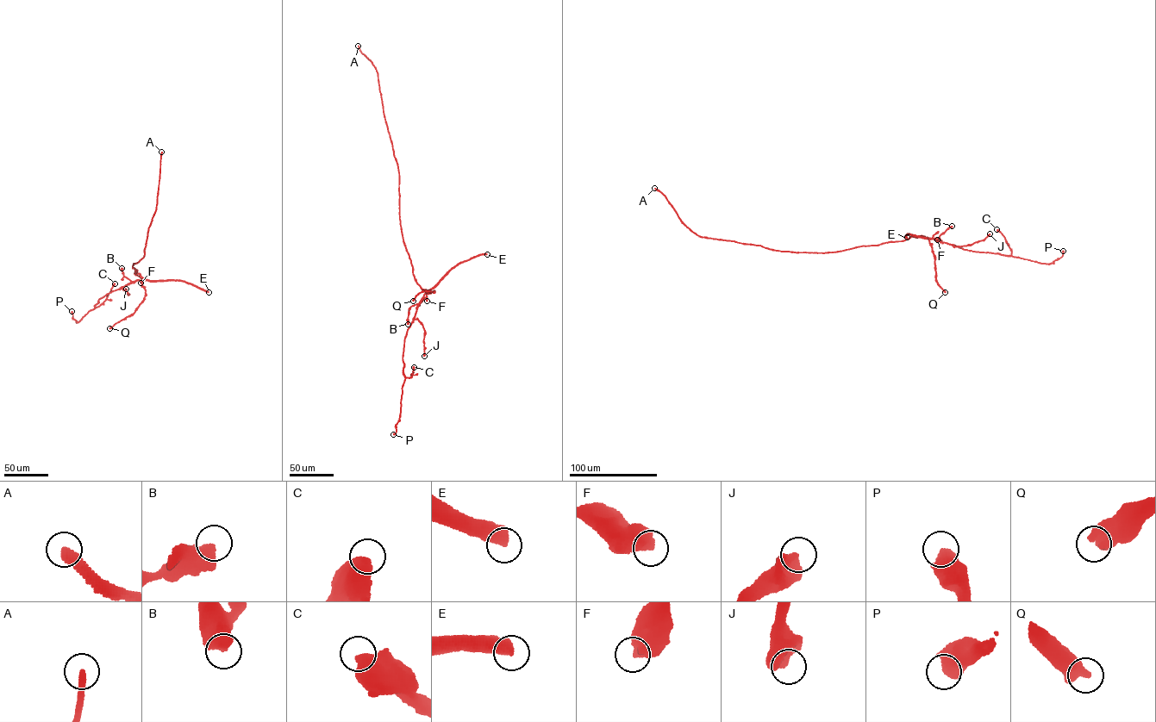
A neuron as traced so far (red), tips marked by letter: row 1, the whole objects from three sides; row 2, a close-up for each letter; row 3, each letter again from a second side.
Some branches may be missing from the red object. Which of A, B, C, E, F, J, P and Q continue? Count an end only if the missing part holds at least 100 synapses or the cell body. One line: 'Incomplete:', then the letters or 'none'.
Incomplete: A

